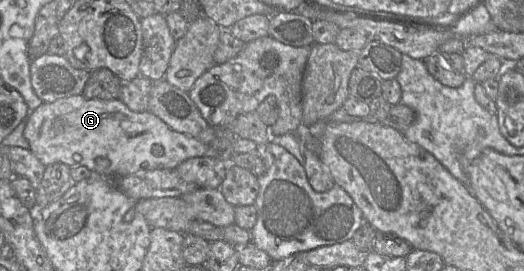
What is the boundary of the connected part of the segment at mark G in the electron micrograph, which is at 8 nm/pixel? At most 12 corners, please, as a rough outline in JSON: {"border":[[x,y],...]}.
{"border":[[120,99],[42,102],[23,135],[45,167],[112,180],[219,151]]}

